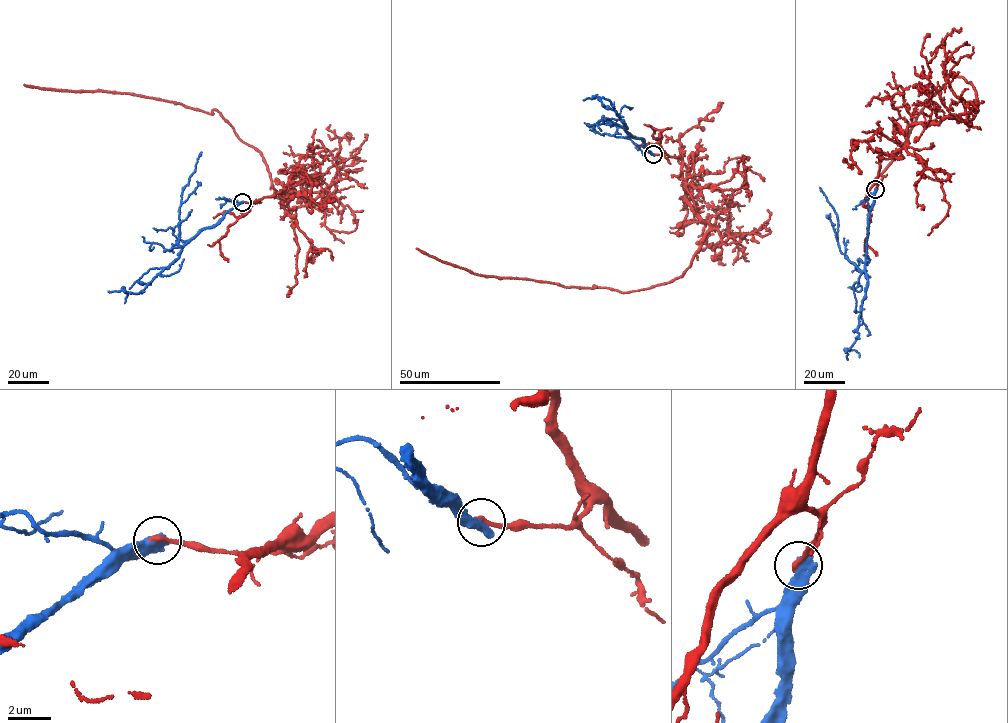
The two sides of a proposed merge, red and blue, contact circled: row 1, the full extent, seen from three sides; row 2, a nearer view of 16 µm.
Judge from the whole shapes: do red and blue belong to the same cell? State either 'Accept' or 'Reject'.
Reject

